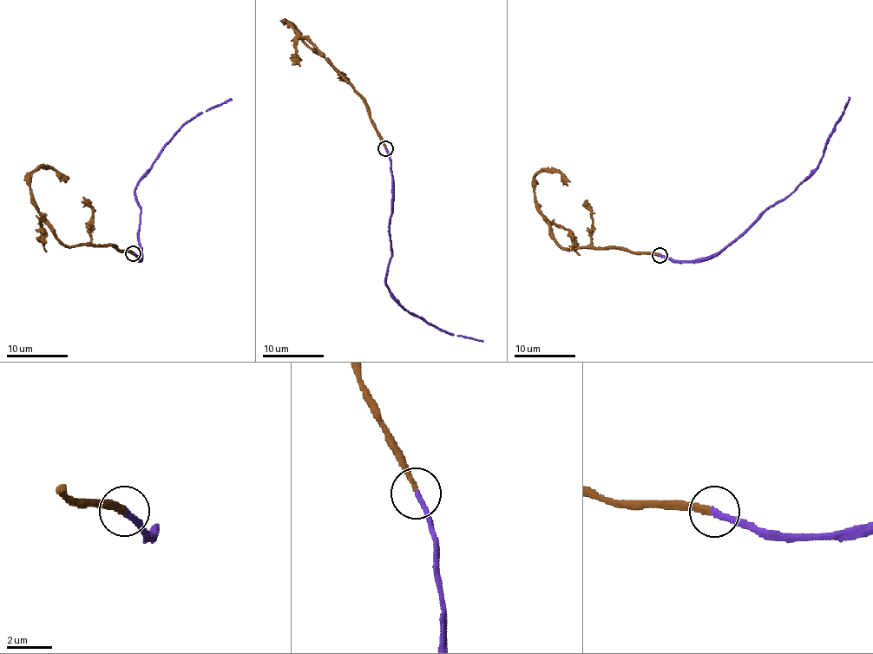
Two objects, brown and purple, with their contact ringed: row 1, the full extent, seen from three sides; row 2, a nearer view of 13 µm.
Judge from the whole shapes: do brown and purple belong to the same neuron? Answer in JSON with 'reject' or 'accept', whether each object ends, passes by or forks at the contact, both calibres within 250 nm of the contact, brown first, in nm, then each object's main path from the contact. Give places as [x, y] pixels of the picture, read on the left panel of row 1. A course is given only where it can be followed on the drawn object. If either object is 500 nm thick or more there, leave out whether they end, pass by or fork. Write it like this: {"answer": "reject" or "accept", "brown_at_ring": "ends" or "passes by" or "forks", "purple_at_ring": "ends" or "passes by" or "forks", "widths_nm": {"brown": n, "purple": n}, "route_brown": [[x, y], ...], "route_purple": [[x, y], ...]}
{"answer": "accept", "brown_at_ring": "ends", "purple_at_ring": "ends", "widths_nm": {"brown": 240, "purple": 240}, "route_brown": [[134, 253], [114, 245], [66, 246], [55, 236], [34, 200], [30, 174], [40, 167], [52, 167], [69, 178]], "route_purple": [[134, 253], [142, 260], [138, 240], [141, 207], [136, 199], [136, 183], [186, 123], [232, 99]]}

